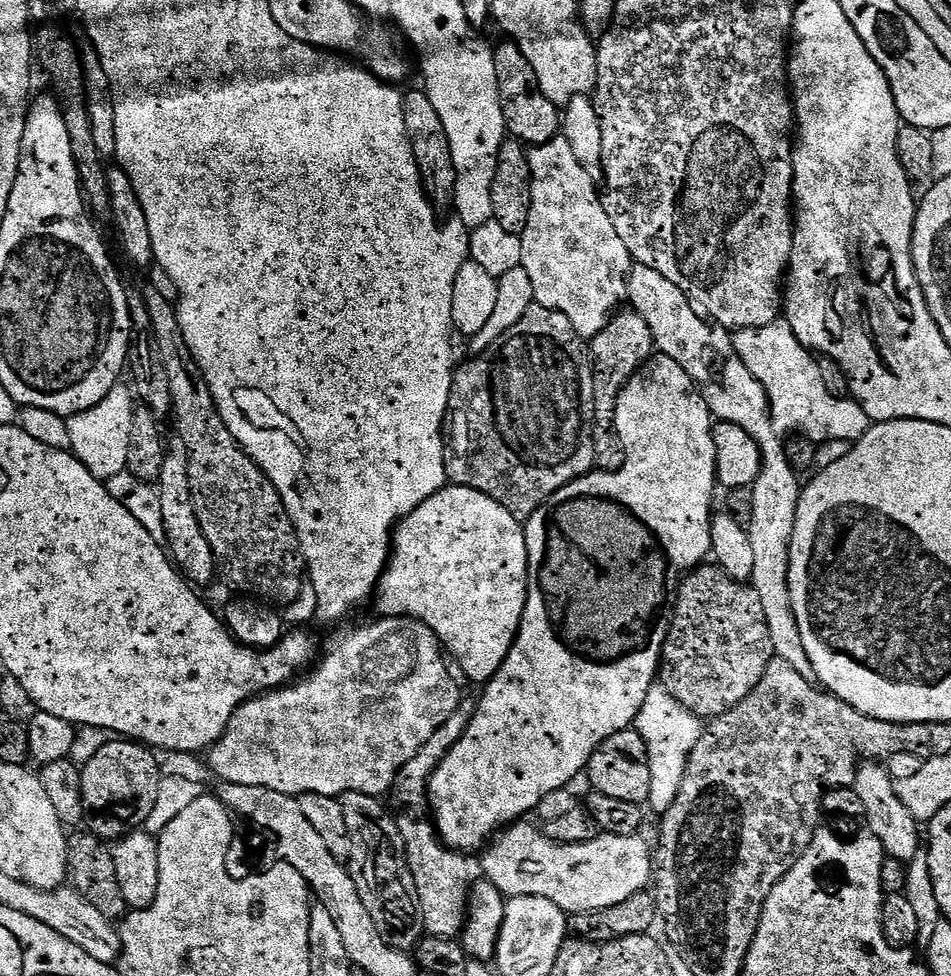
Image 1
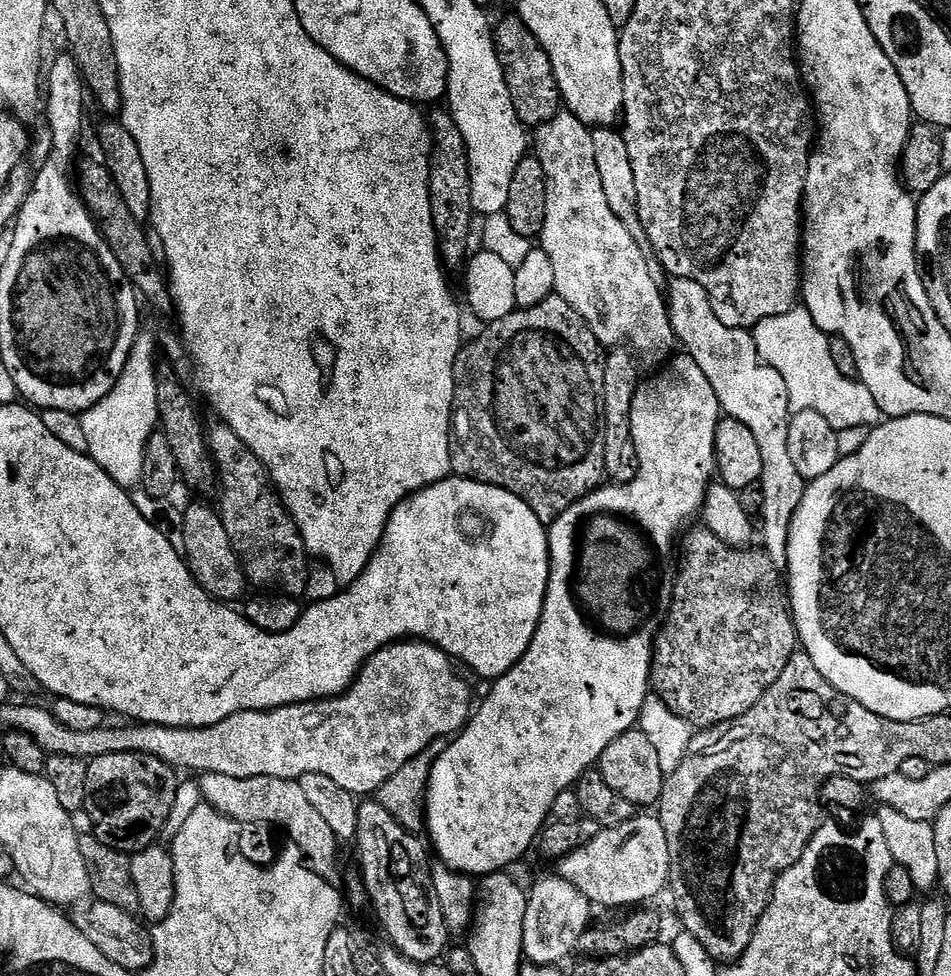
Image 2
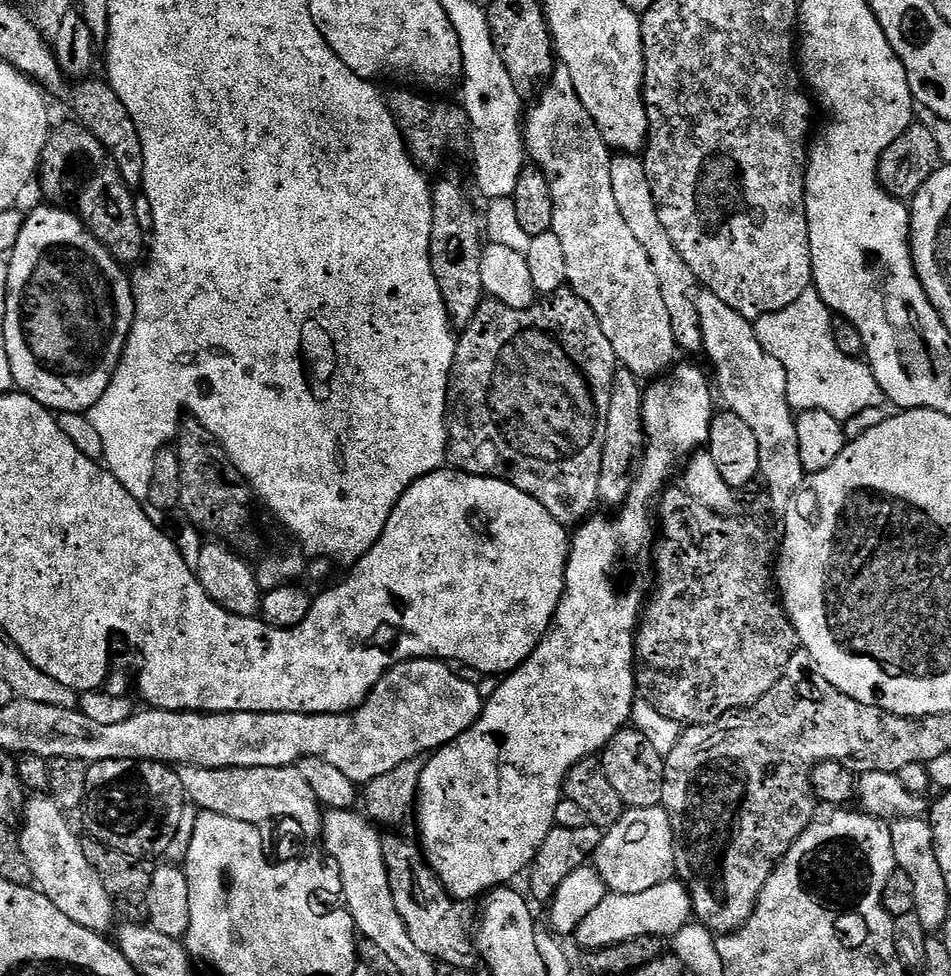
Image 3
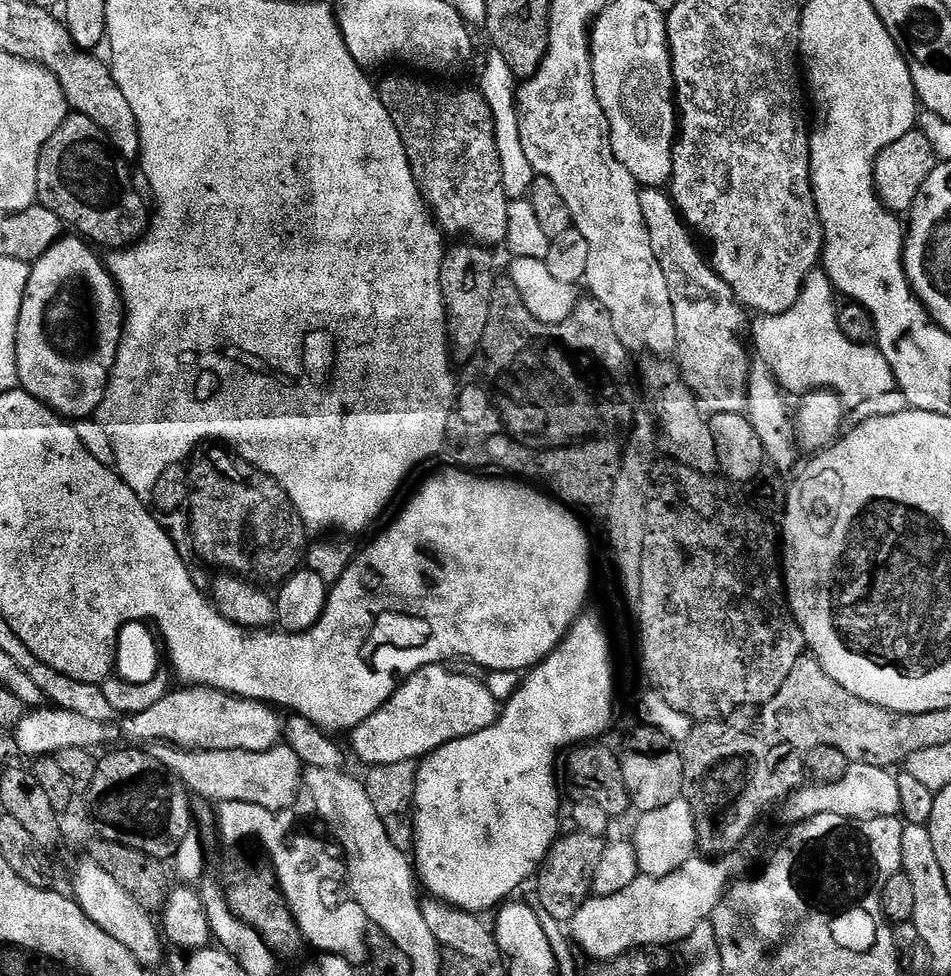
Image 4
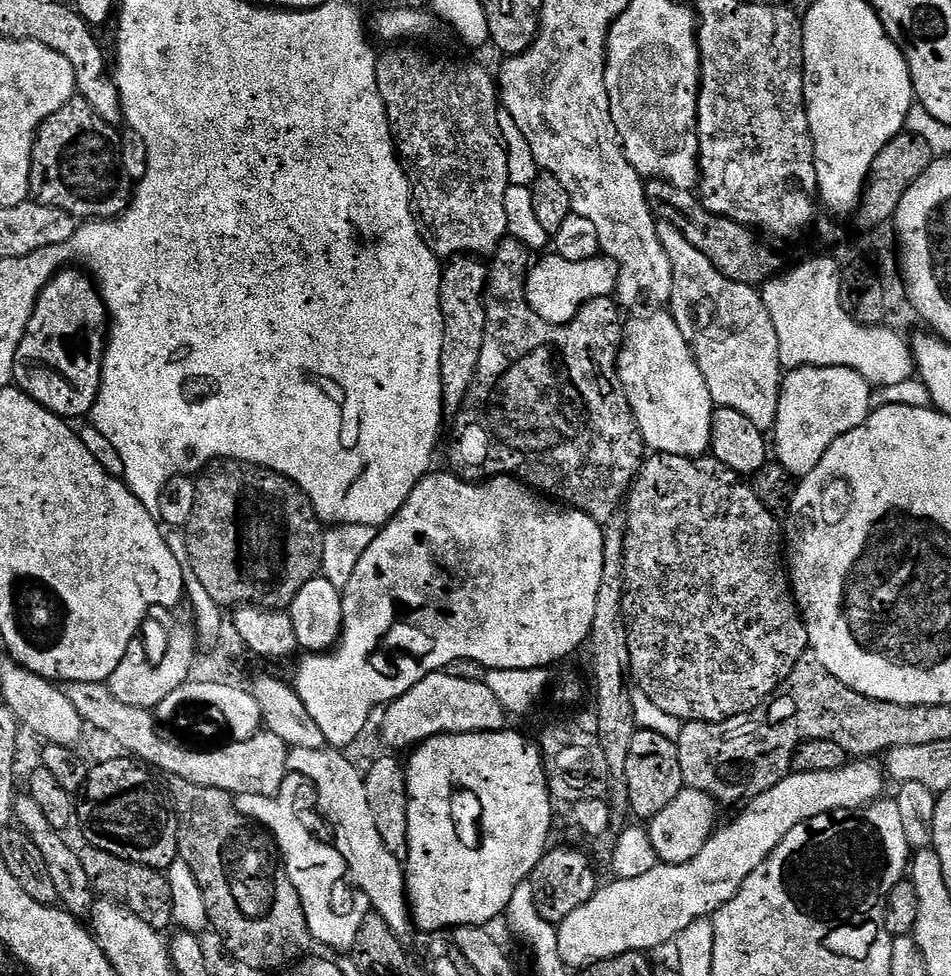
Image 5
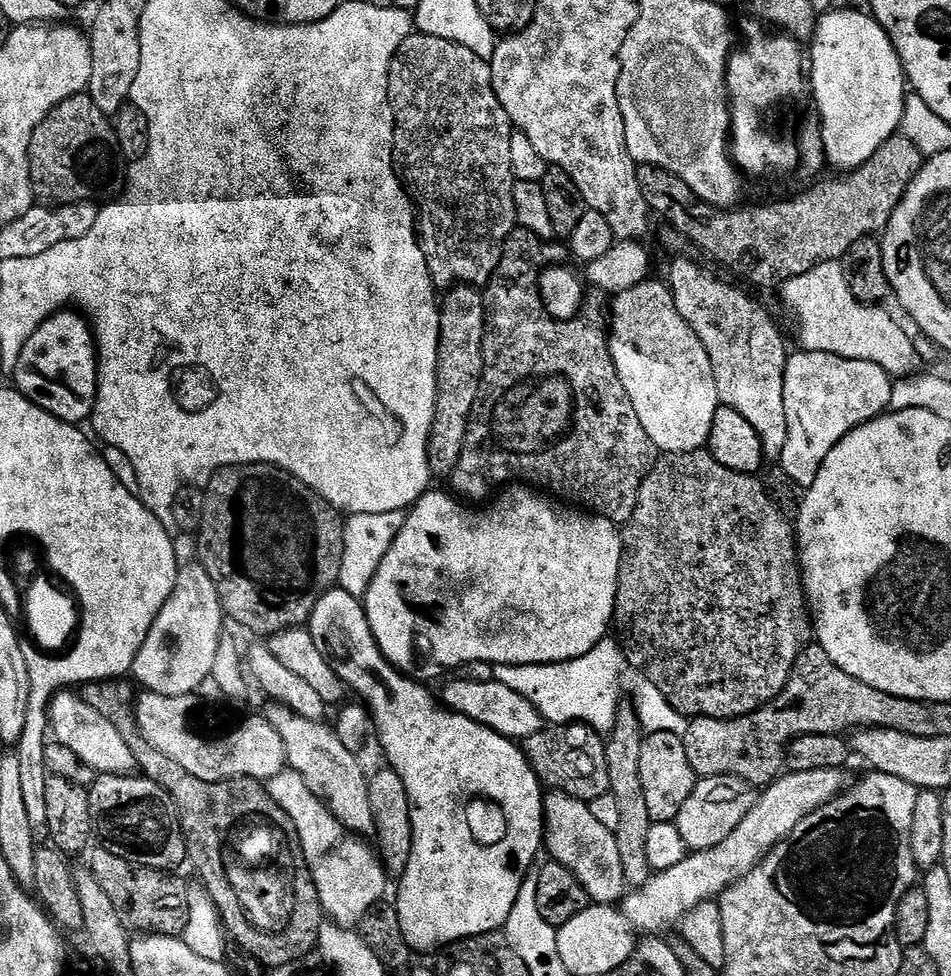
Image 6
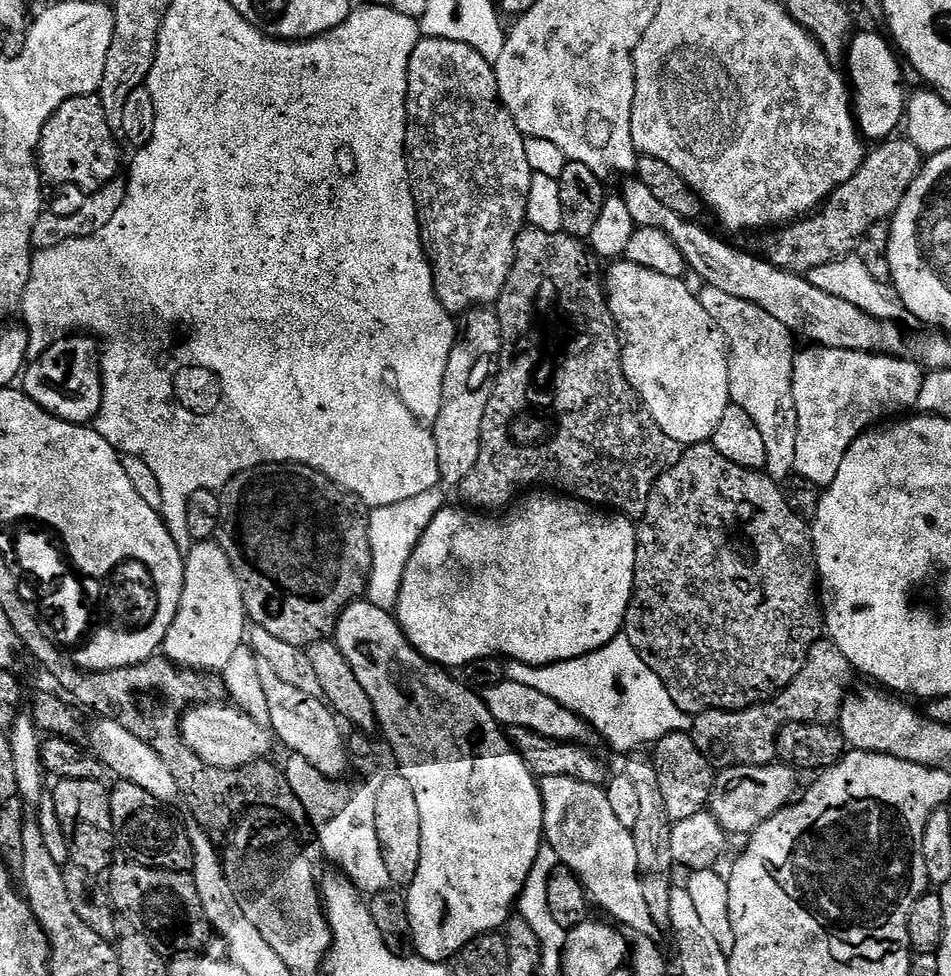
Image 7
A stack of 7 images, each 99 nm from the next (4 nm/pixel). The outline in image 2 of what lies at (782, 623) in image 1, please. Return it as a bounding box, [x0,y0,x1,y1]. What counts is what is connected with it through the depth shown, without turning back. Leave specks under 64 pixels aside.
[666,276,806,569]

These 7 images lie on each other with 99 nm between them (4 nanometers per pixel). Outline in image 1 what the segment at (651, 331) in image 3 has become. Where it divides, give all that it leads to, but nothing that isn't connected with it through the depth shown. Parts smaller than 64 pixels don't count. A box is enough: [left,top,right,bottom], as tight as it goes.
[522,134,634,336]

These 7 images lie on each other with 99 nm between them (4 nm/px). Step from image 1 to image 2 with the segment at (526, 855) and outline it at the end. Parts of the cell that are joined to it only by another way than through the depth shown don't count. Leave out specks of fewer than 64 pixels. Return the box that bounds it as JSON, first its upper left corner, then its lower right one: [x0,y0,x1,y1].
[558,814,669,910]

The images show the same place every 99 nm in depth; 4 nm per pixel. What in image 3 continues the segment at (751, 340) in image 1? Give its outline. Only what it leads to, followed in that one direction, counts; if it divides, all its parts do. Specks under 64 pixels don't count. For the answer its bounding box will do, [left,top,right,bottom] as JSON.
[754,287,886,422]

